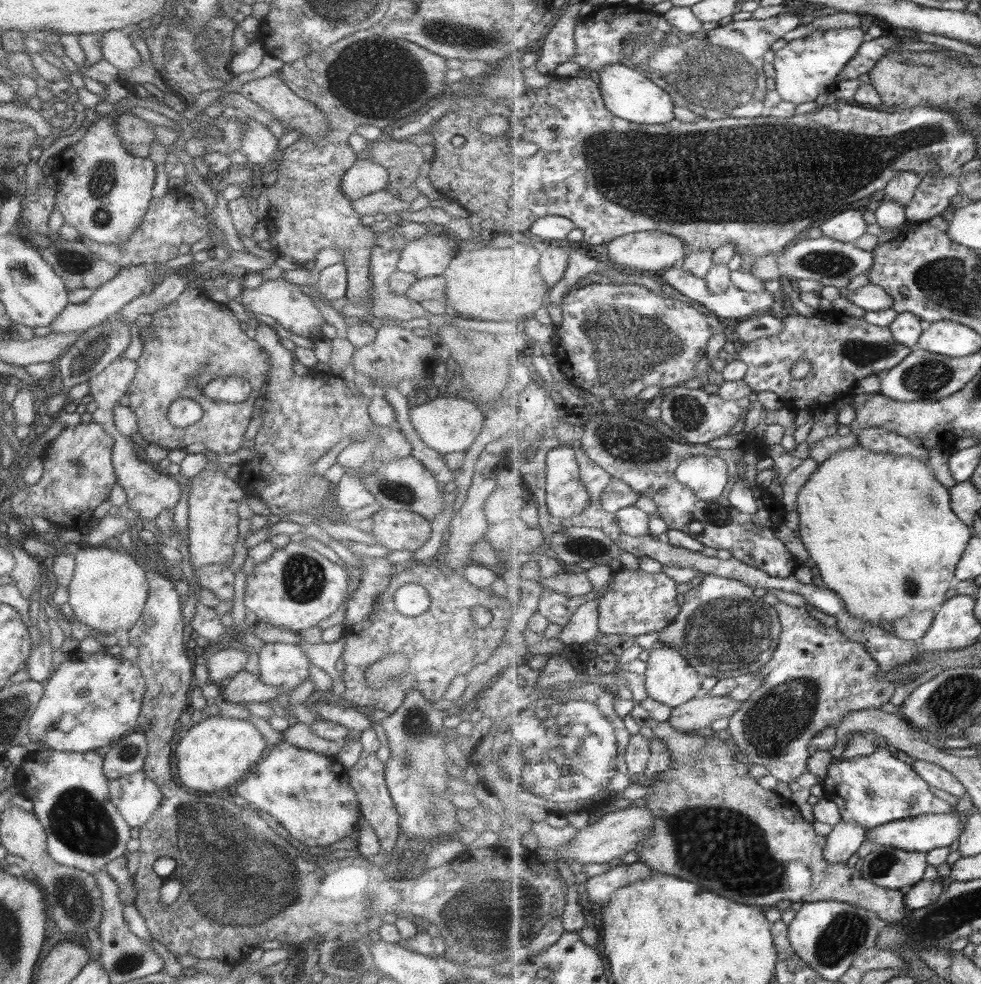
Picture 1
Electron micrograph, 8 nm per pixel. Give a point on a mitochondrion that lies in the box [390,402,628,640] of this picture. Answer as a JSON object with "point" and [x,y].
{"point":[583,546]}

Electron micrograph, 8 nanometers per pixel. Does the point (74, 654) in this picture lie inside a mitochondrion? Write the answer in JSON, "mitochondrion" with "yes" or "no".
{"mitochondrion":"no"}

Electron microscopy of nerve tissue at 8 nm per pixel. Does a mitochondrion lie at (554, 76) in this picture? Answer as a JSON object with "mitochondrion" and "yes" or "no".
{"mitochondrion":"no"}

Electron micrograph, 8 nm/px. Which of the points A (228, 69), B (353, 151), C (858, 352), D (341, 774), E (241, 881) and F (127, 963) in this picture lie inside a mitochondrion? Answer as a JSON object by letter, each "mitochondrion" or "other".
{"A":"other","B":"other","C":"mitochondrion","D":"other","E":"mitochondrion","F":"mitochondrion"}

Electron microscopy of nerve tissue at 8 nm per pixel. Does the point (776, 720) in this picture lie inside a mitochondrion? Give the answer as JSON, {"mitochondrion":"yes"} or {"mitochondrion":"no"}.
{"mitochondrion":"yes"}

